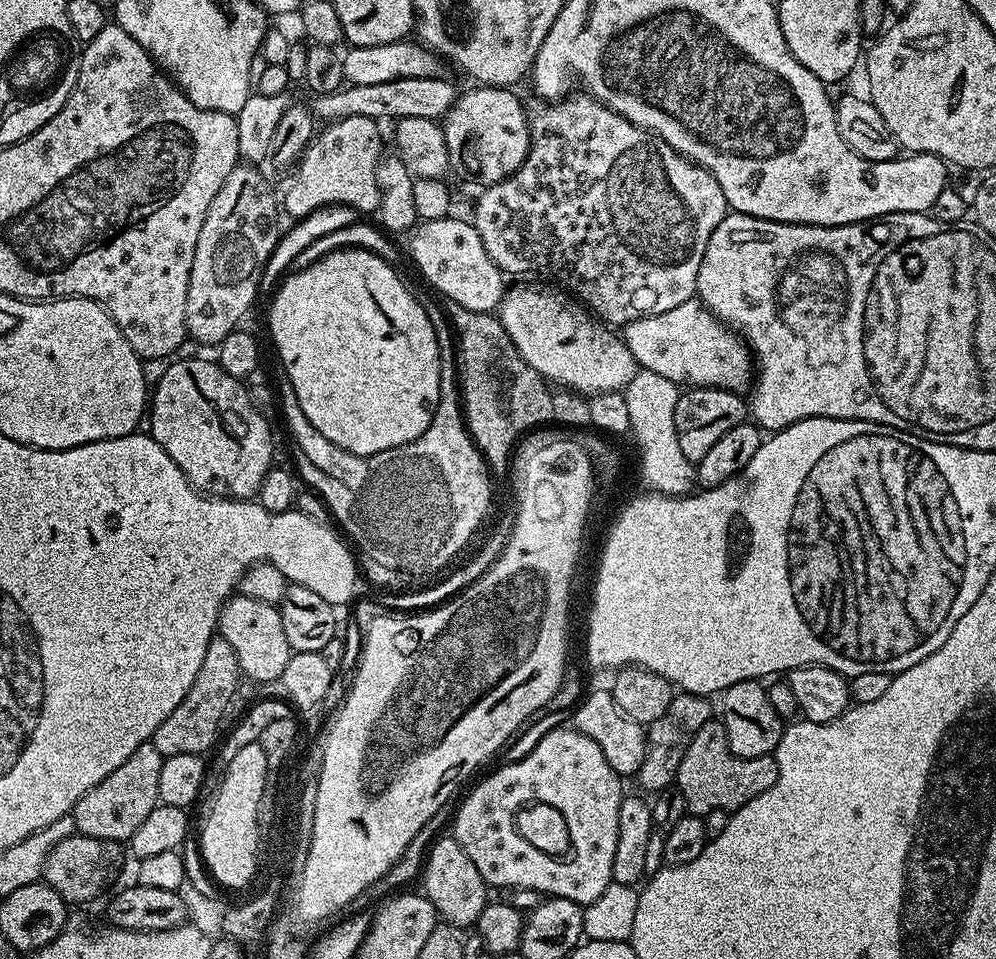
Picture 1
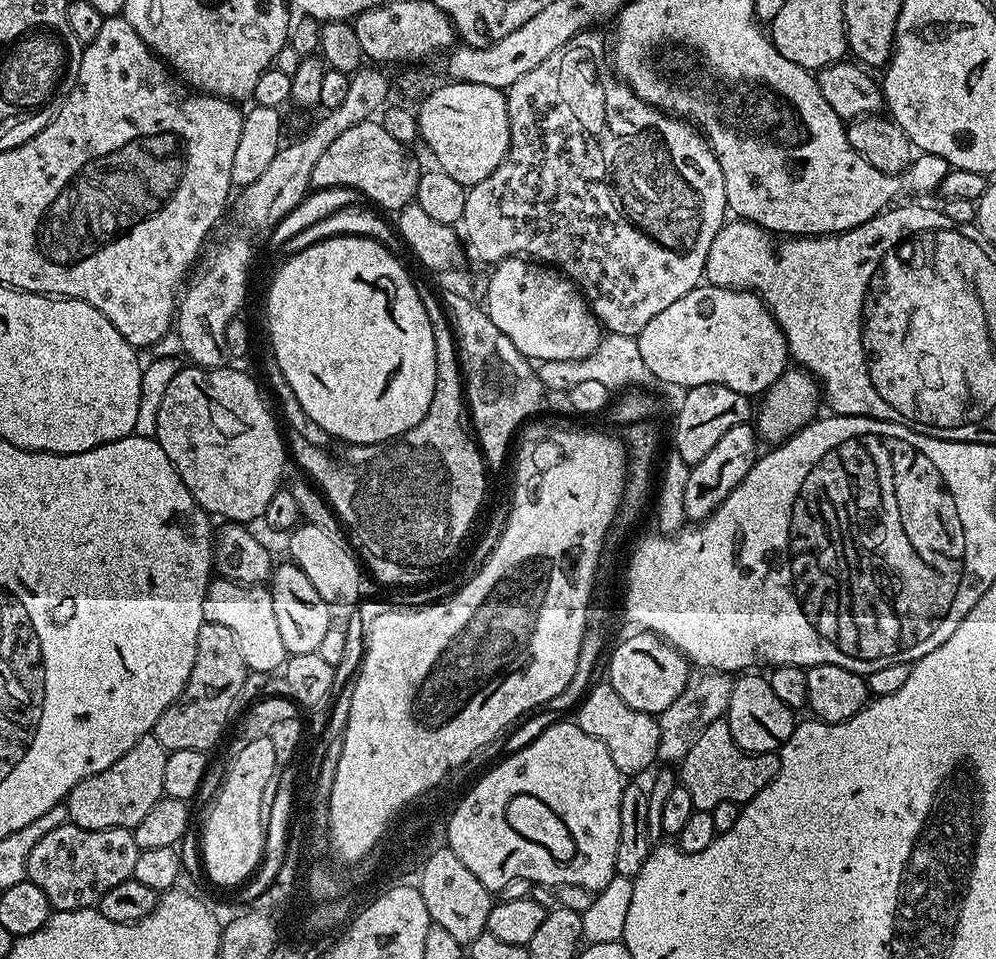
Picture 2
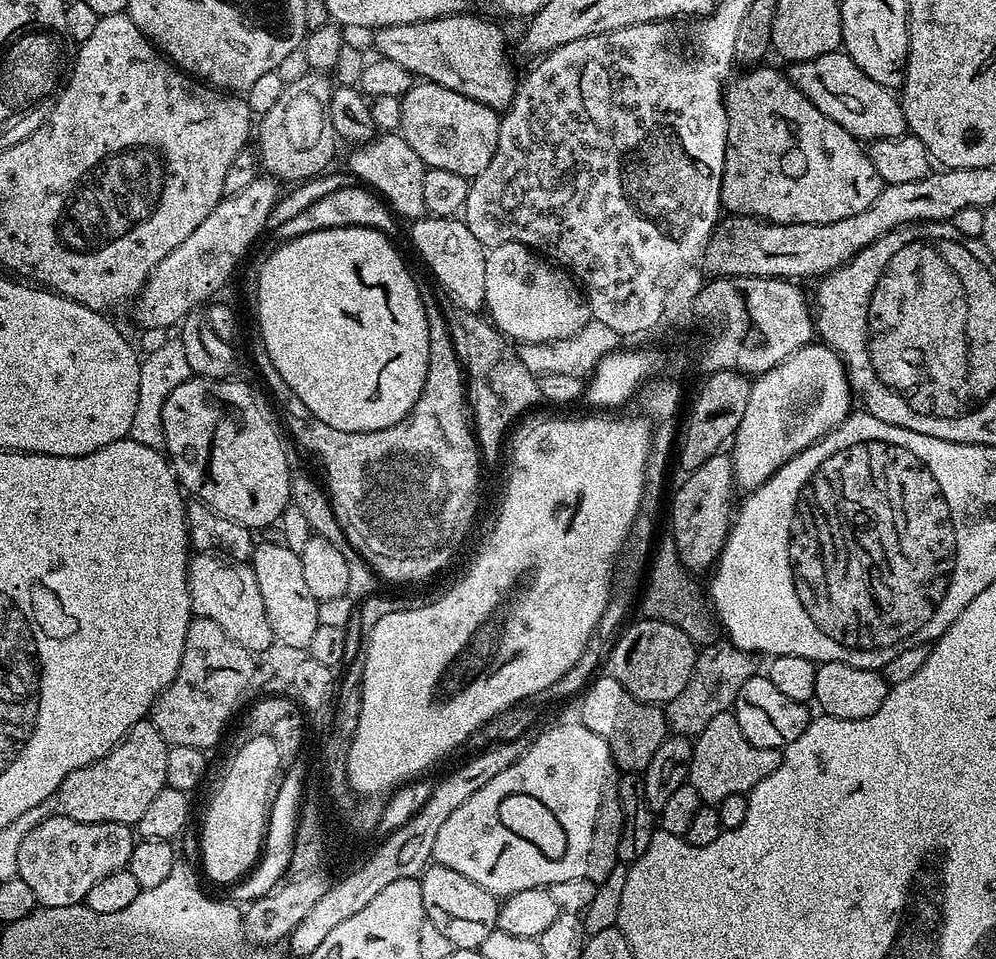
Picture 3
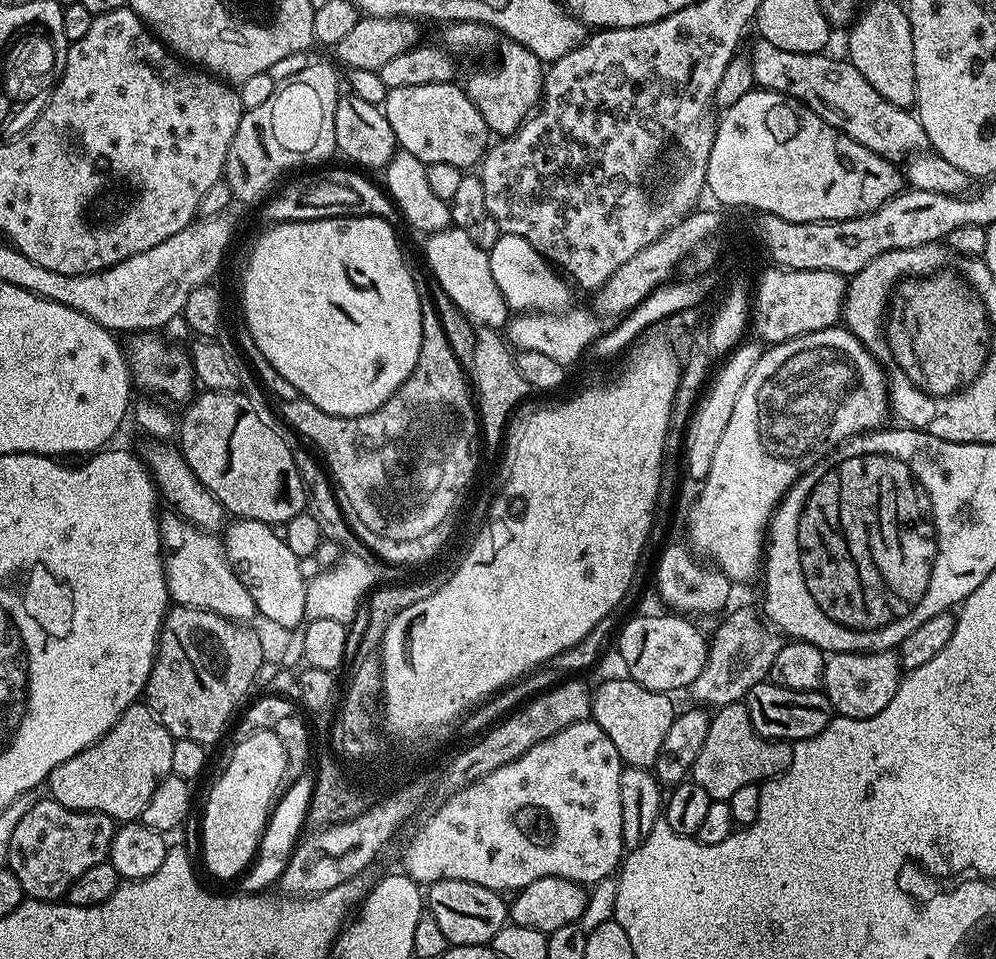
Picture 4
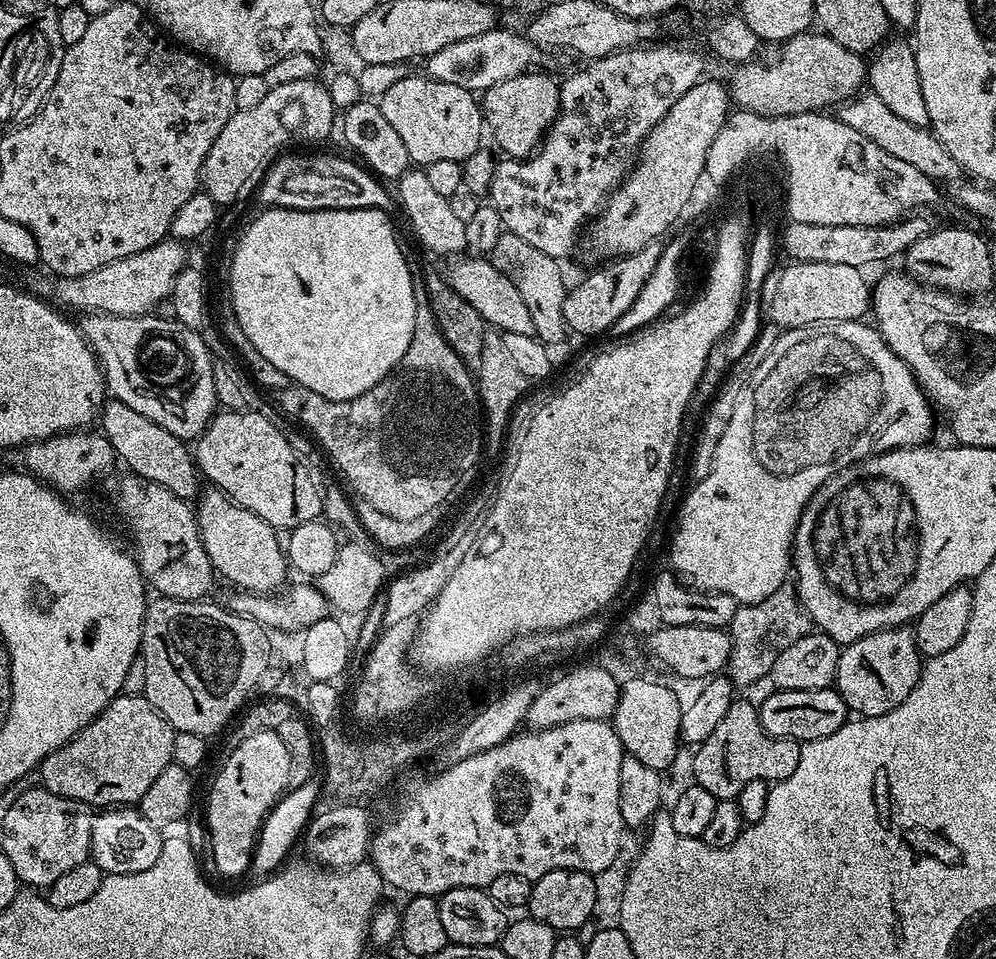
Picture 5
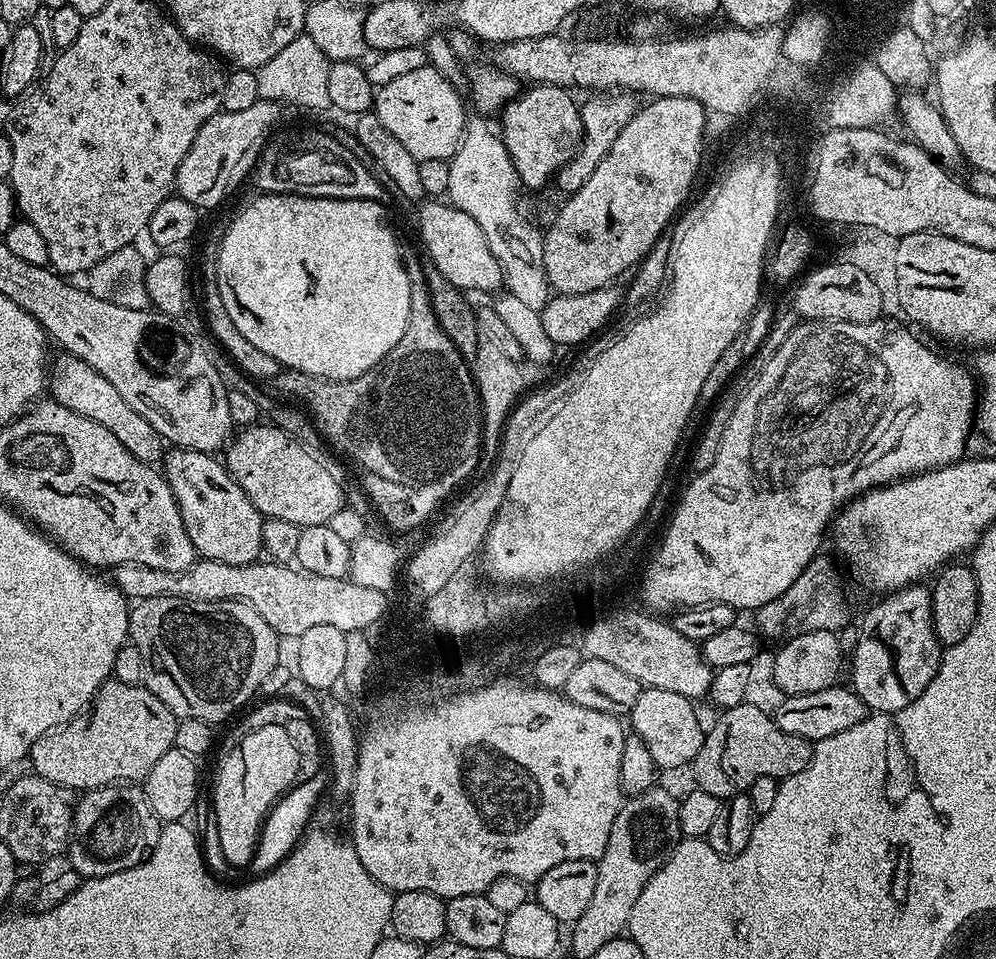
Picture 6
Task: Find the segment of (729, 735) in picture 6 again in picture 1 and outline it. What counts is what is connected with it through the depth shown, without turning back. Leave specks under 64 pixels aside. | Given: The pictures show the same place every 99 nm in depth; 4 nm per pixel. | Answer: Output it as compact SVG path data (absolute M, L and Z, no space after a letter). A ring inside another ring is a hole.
M719 719L708 720L690 738L690 746L682 753L682 762L676 771L675 787L684 799L685 809L693 816L703 818L710 810L722 810L729 814L737 812L750 798L758 798L778 778L775 755L742 758L730 750L726 730Z

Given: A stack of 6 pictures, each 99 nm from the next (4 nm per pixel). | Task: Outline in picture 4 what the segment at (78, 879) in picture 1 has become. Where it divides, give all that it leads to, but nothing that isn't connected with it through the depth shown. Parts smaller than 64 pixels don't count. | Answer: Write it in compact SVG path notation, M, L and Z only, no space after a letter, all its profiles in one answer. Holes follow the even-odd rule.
M41 798L22 814L18 826L14 826L14 834L10 838L8 863L6 867L22 882L25 897L33 900L59 901L67 894L68 886L86 870L108 860L108 851L112 845L114 821L103 812L79 812L62 806L57 800Z

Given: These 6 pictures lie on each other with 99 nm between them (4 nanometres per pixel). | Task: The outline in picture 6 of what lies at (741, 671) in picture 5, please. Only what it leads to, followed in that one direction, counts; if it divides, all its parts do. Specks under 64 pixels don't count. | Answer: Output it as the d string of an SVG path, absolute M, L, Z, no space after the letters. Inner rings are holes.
M817 558L804 567L802 574L798 574L794 586L790 586L786 594L774 598L774 602L766 602L766 606L755 609L754 616L757 624L755 627L765 641L768 639L783 642L798 634L810 634L810 630L839 633L840 628L848 624L848 604L836 585L836 572L832 569L831 562Z

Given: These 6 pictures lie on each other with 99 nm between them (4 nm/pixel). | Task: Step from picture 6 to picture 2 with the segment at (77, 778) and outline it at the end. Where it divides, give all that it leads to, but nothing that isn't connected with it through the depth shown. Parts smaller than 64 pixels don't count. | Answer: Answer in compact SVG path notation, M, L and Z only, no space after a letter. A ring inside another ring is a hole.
M154 735L143 736L118 762L106 770L80 780L69 790L66 803L68 819L73 824L82 826L82 830L110 830L111 828L130 828L138 826L142 818L164 795L162 786L166 758L169 752Z

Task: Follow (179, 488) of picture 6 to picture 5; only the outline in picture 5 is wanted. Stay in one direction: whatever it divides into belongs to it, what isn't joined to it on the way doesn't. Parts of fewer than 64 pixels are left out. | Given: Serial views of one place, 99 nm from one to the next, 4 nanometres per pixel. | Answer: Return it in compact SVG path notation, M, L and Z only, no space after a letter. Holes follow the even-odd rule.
M205 487L195 501L196 521L213 569L237 589L272 594L285 587L290 565L285 549L279 546L277 529L271 528L258 514L236 504L219 488Z

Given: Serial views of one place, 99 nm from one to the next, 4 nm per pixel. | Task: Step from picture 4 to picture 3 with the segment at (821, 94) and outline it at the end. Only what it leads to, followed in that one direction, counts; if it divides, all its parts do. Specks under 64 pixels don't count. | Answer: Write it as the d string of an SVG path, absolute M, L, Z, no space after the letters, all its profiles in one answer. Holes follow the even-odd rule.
M837 50L830 54L822 54L813 60L798 60L787 69L786 75L792 84L826 118L838 122L842 130L855 136L861 142L874 140L893 140L905 135L908 123L895 91L883 88L874 78L870 78L856 63L849 58L848 53Z

